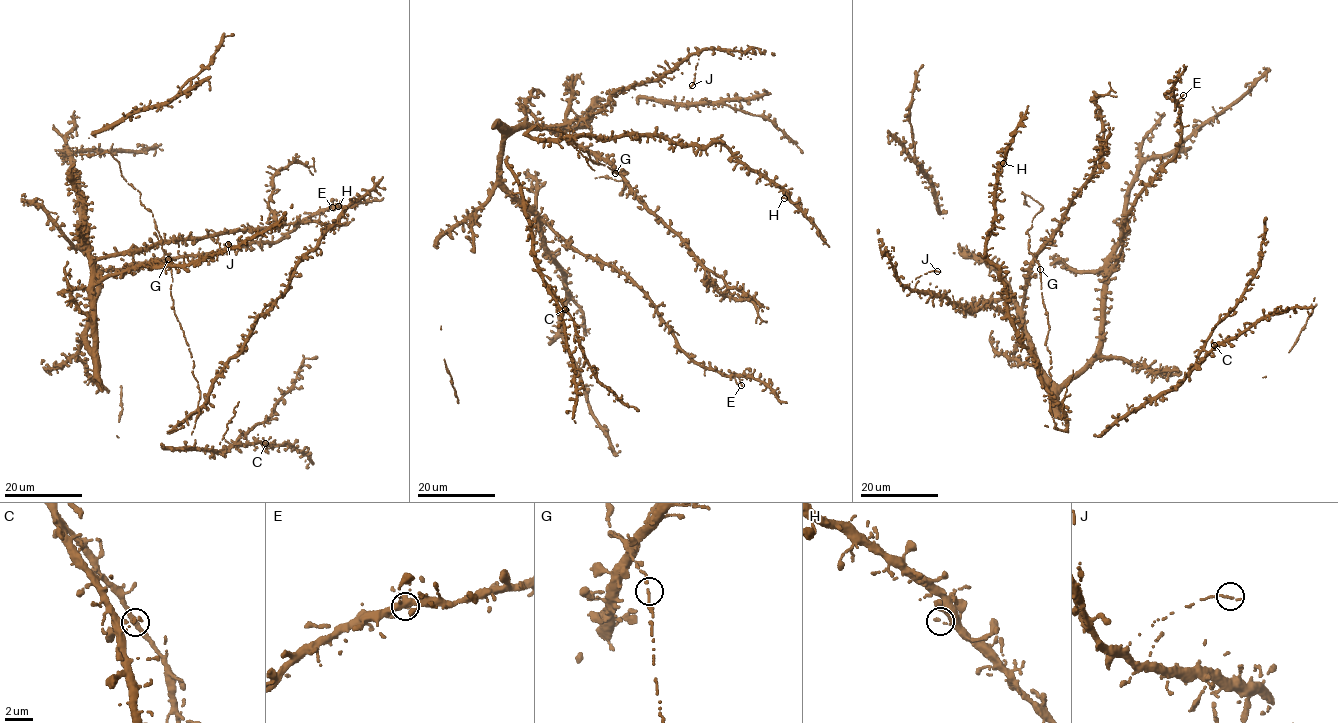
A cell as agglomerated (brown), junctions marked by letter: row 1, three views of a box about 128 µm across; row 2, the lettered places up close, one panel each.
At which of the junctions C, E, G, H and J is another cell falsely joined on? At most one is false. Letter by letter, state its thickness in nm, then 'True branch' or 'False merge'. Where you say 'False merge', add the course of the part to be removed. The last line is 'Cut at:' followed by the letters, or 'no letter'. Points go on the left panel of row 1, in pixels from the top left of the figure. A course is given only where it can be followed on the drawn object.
C: Thickness 200 nm. True branch
E: Thickness 200 nm. True branch
G: Thickness 240 nm. False merge. Course of the part to remove: (168, 259), (153, 215), (141, 204), (140, 193), (123, 179), (117, 161), (107, 152), (75, 155)
H: Thickness 200 nm. True branch
J: Thickness 260 nm. True branch
Cut at: G

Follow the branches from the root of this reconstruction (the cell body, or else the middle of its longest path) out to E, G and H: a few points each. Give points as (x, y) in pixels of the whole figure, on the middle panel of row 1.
E: (594, 155), (525, 121), (506, 136), (499, 168), (508, 190), (546, 225), (643, 292), (684, 352), (741, 385)
G: (594, 155), (618, 171), (615, 172)
H: (594, 155), (616, 173), (591, 161), (569, 134), (718, 142), (784, 198)

